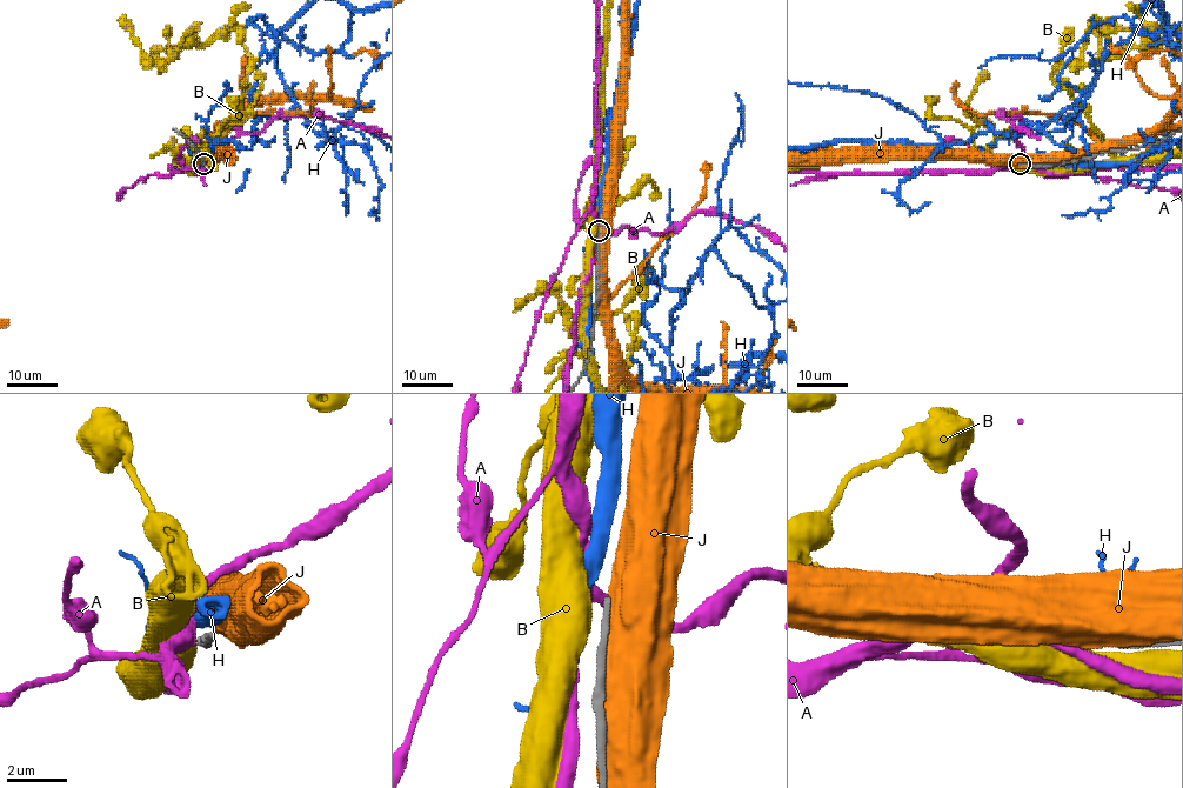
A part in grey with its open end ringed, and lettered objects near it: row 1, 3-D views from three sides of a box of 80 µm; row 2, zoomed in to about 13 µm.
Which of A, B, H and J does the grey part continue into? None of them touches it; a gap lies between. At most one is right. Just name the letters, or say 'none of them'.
none of them

